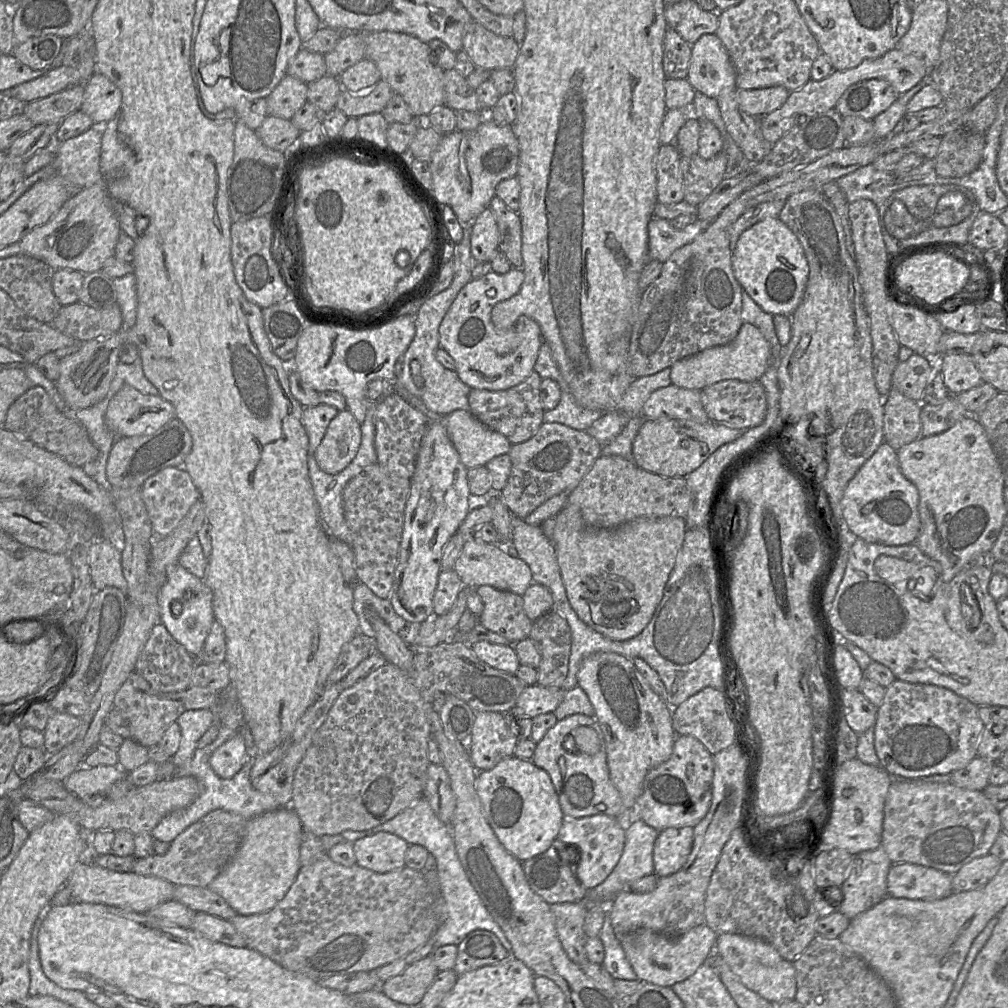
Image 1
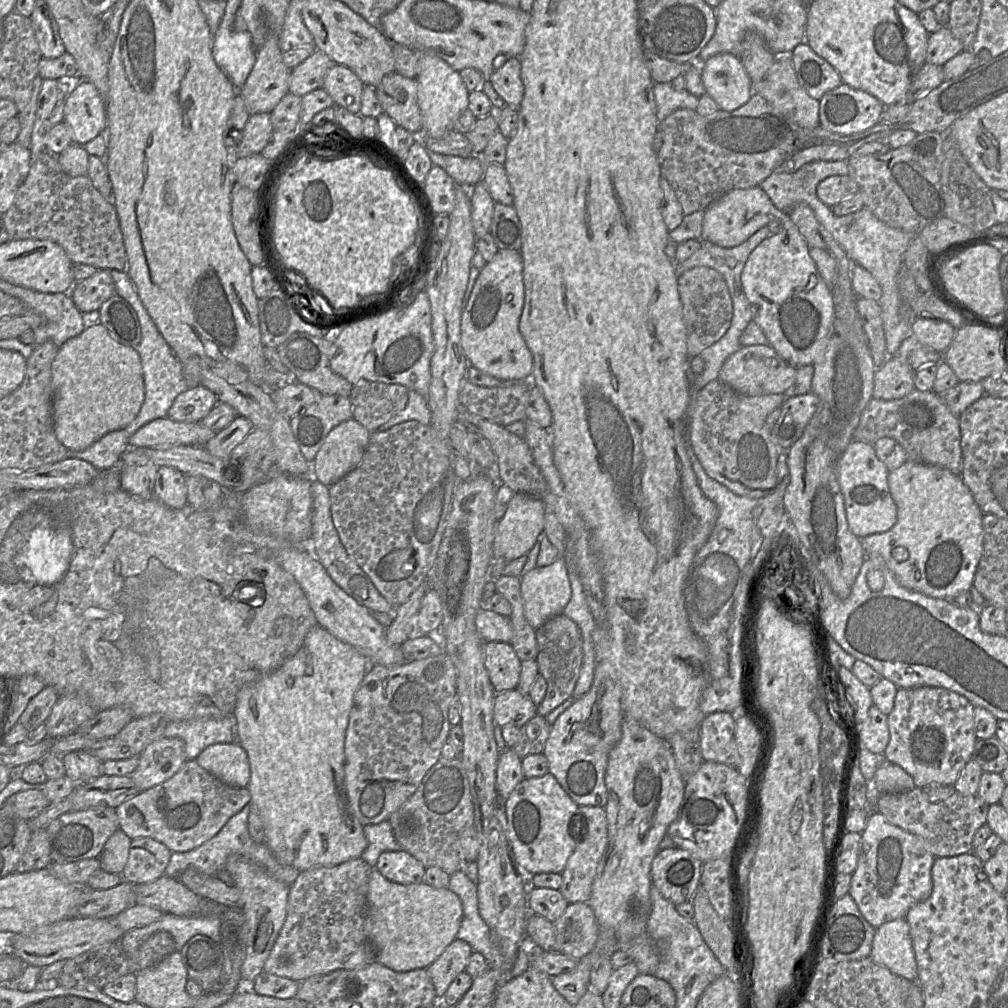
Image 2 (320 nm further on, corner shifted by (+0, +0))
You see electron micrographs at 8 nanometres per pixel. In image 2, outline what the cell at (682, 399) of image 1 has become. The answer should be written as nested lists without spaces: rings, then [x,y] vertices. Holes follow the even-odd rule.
[[[719,379],[702,387],[697,393],[695,408],[687,422],[687,440],[706,473],[739,496],[760,498],[768,495],[777,484],[780,448],[773,442],[765,421],[768,414],[781,407],[785,399],[785,394],[744,395]]]

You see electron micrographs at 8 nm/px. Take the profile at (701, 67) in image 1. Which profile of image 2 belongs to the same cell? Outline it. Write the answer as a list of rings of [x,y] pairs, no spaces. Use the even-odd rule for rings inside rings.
[[[719,53],[699,64],[706,93],[721,110],[735,110],[749,100],[752,82],[738,56]]]

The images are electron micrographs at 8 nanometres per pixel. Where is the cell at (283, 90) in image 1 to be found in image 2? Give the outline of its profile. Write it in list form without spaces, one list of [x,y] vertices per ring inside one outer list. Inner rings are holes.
[[[270,113],[250,115],[242,134],[242,139],[235,150],[233,158],[244,158],[259,154],[266,147],[274,132]]]

